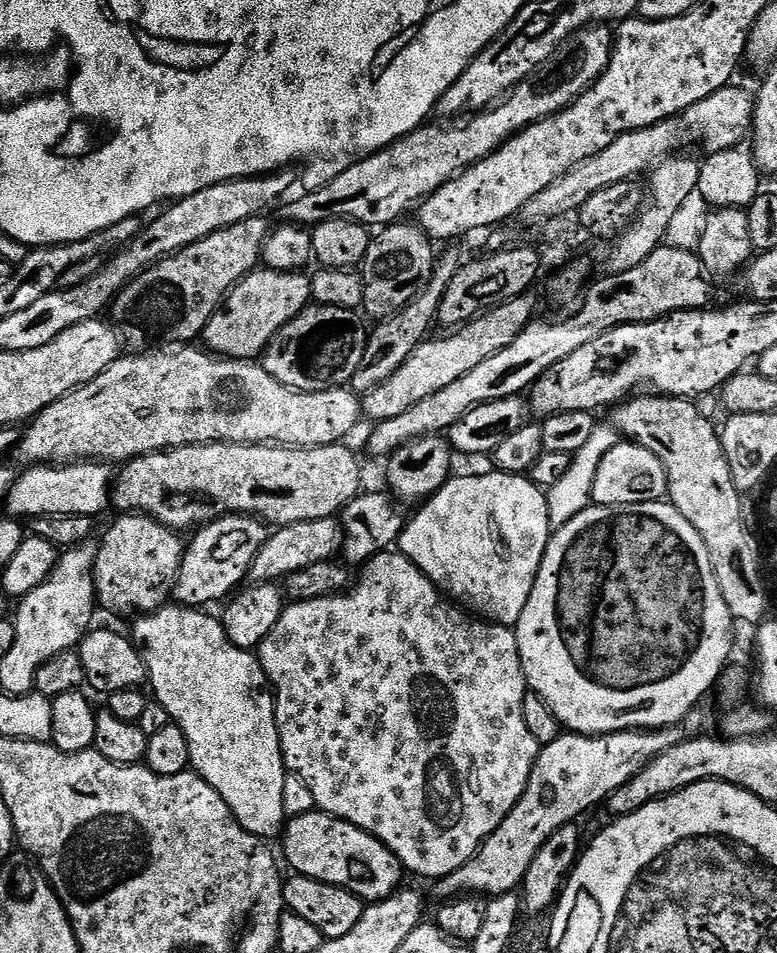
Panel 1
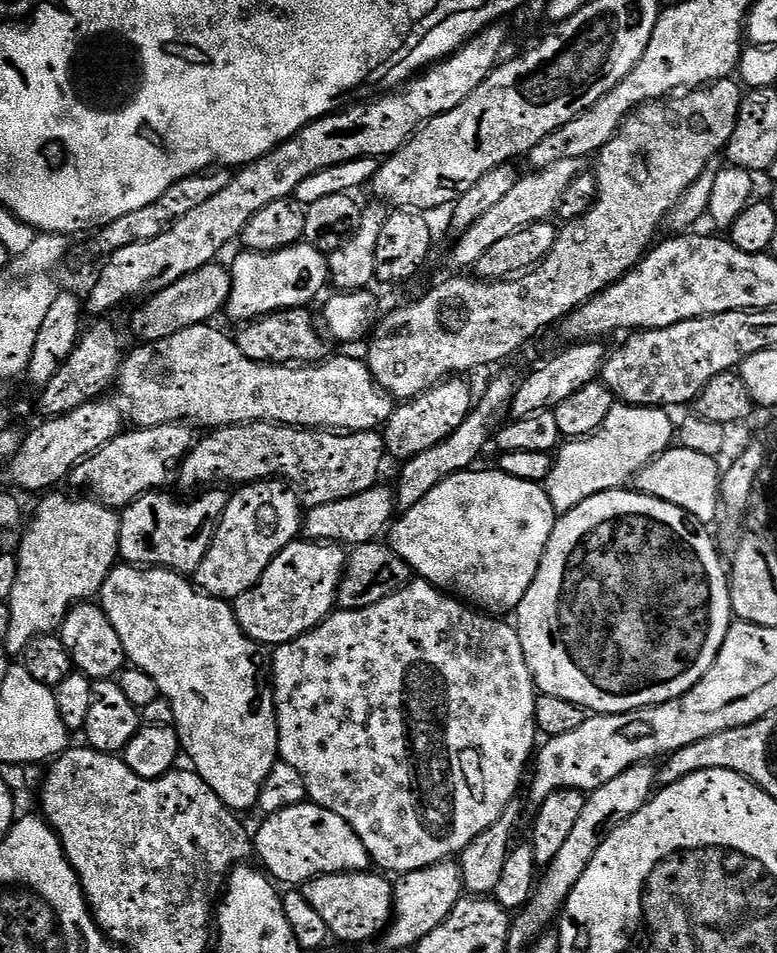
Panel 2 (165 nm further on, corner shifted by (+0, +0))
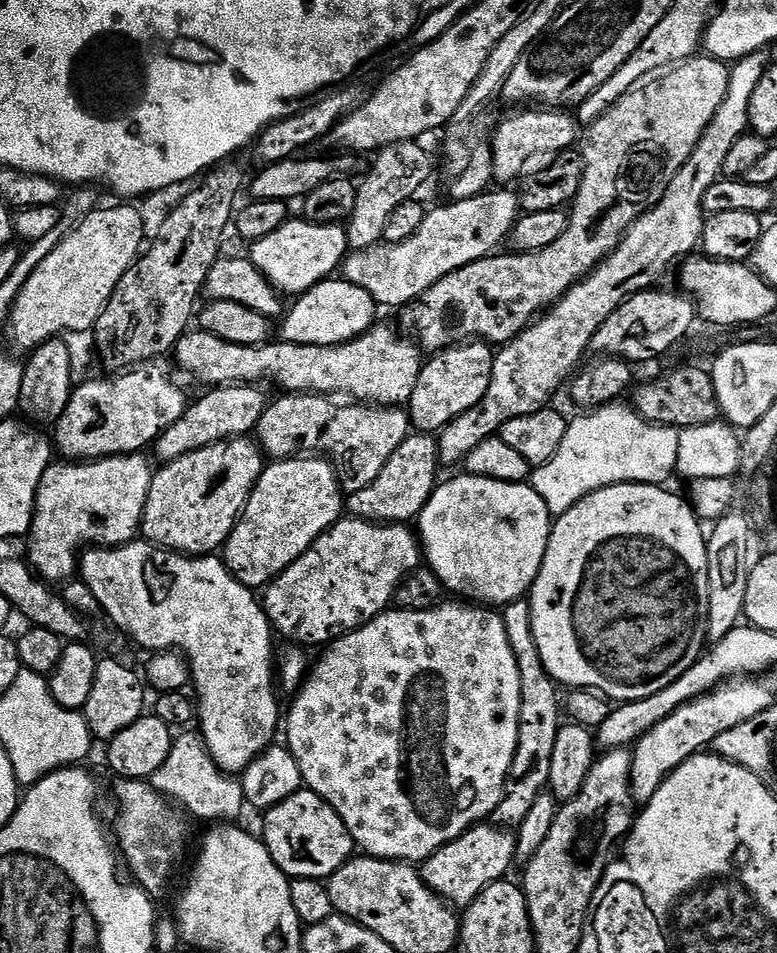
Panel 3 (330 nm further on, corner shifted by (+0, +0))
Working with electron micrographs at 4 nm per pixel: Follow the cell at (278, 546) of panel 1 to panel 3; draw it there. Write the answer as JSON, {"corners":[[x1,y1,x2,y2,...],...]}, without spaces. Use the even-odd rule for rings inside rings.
{"corners":[[409,434,402,446,390,454,390,462,382,466,382,474,378,474,370,486,347,493,347,515,357,520,371,520,374,524,408,524,415,521,436,489,436,471,441,471,441,468,437,437,432,434]]}

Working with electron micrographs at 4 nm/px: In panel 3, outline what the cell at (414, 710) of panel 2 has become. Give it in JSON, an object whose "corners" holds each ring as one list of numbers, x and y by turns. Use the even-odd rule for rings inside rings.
{"corners":[[441,602,430,610,406,610,405,608,396,608,376,616,370,622,366,622,358,630,346,632,331,644,323,649,320,657,315,657,314,663,309,667,308,674,304,678,304,683,296,689,291,697,292,709,286,712,286,728,288,724,288,740,286,746,294,754,294,762,298,762,298,770,302,770,304,779,304,788,309,792,316,792,324,799,342,818,346,830,352,836,352,843,361,853,376,856,379,860,398,860,401,862,423,862,429,860,436,851,442,846,468,832,474,825,487,821,495,813,498,802,504,793,506,778,510,770,510,762,514,762,514,750,518,750,518,722,520,721,520,711,522,710,522,682,518,679,518,662,514,659,514,650,510,650,510,638,506,638,506,628,504,626,504,617,499,611,493,610,488,606,477,606,472,602,456,602,460,604,448,604]]}

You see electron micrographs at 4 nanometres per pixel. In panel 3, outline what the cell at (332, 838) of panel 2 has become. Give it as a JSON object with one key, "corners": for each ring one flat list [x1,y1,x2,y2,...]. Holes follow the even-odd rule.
{"corners":[[295,792,286,802,264,812,264,845,270,850,270,858,289,878,314,878,324,880,333,876,348,860,353,859,352,836,346,830,342,818,316,792]]}

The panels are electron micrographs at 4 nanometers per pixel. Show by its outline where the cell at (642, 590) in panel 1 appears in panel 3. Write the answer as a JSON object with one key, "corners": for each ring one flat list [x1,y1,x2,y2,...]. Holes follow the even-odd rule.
{"corners":[[615,484,609,488,598,490,586,498,582,498,566,514,555,517,552,533,546,546,546,558,542,558,542,566,538,570,538,578,530,589,532,605,532,629,534,640,538,642,538,654,542,654,542,662,546,670,565,689,590,688,613,702,645,700,658,690,666,690,690,666,694,666,706,648,706,629,708,626,708,542,702,521,696,509,687,499,667,492,667,487,654,484]]}

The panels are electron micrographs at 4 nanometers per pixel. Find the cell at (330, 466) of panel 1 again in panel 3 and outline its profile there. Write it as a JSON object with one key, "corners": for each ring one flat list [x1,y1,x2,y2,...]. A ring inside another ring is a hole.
{"corners":[[318,392,280,394,264,409,255,435,265,457,273,461,323,454,336,469,341,489,345,493,357,492,382,474,382,466,390,462,390,454,409,436,410,421,407,411,400,406,344,402,348,404,339,408,332,400,335,399]]}

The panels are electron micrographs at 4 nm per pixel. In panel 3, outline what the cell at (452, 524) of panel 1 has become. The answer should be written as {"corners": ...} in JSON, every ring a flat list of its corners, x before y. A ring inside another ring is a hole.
{"corners":[[461,474,445,484,444,481,437,483,426,506,420,511,418,539,427,567,449,593,457,592,460,595,457,597,484,606,503,606,529,595,533,582,538,578,542,558,546,558,553,523,552,511,546,502,542,502,538,490,534,490,531,483,515,484]]}

